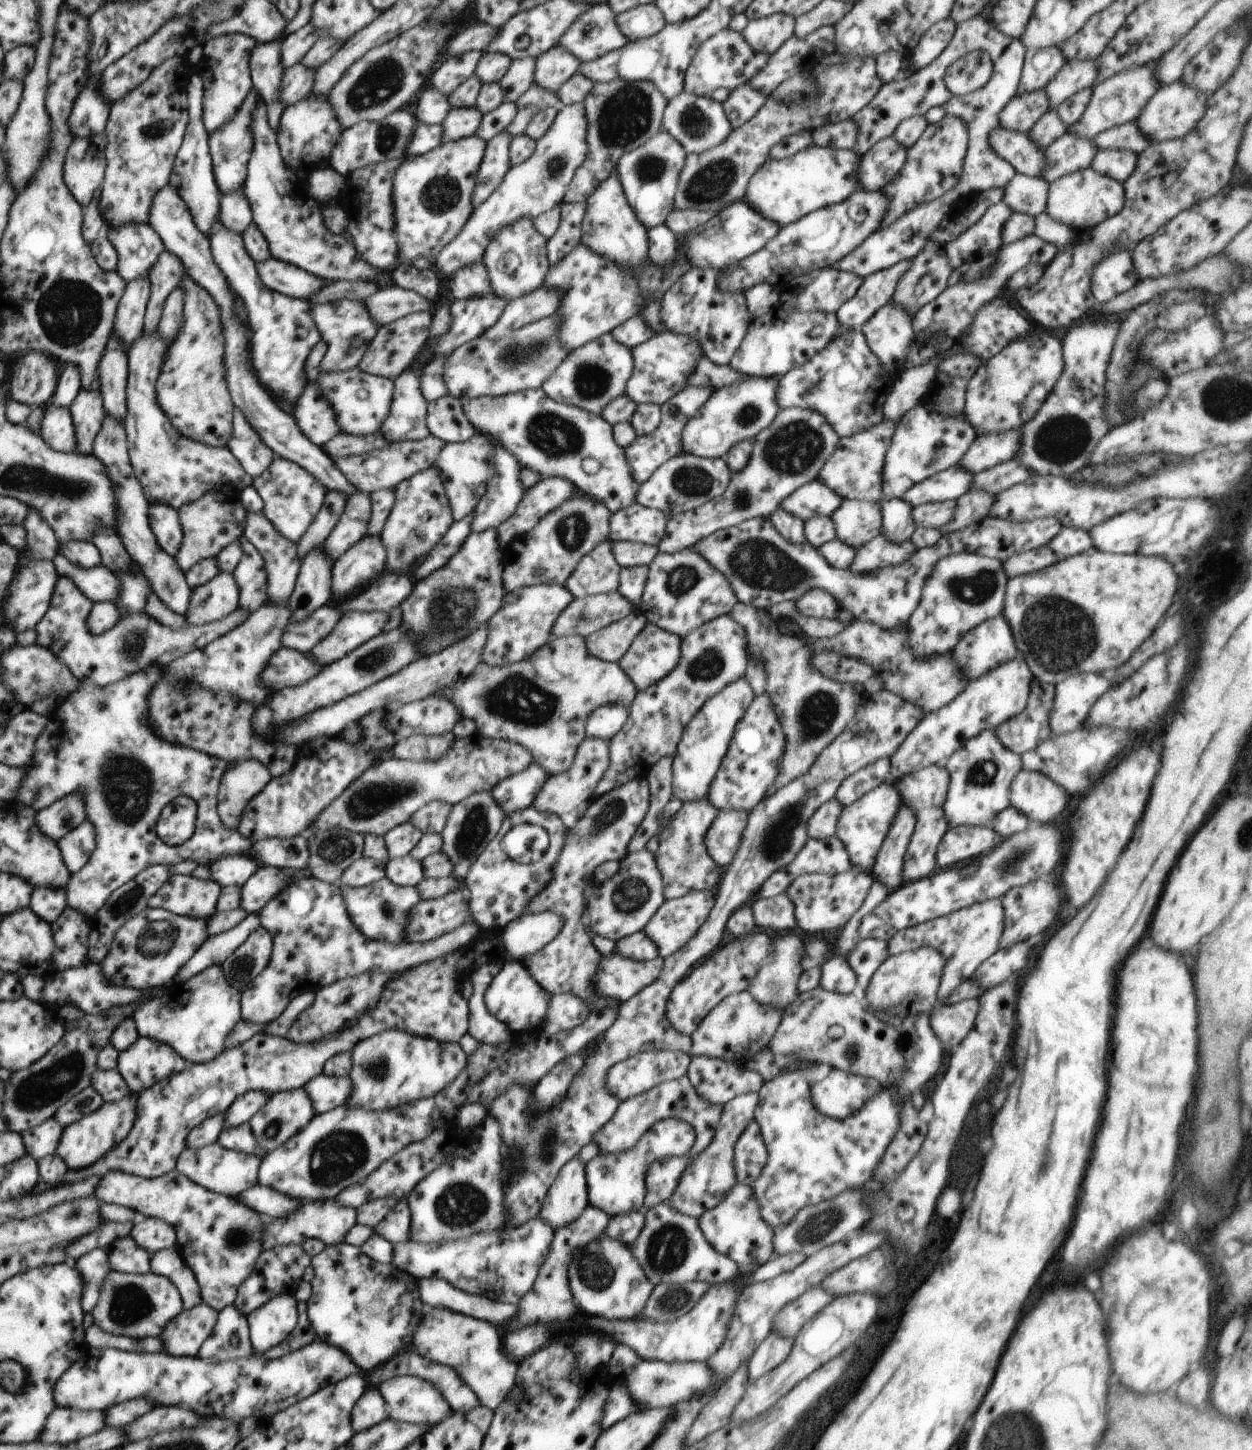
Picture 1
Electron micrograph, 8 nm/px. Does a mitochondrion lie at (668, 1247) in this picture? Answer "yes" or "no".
yes

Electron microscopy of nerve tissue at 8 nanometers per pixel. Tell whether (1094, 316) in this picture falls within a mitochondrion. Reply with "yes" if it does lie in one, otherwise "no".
no

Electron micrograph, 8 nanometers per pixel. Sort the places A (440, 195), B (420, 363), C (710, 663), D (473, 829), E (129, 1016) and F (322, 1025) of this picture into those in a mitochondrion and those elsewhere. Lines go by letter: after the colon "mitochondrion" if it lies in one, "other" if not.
A: mitochondrion
B: other
C: mitochondrion
D: mitochondrion
E: other
F: other

